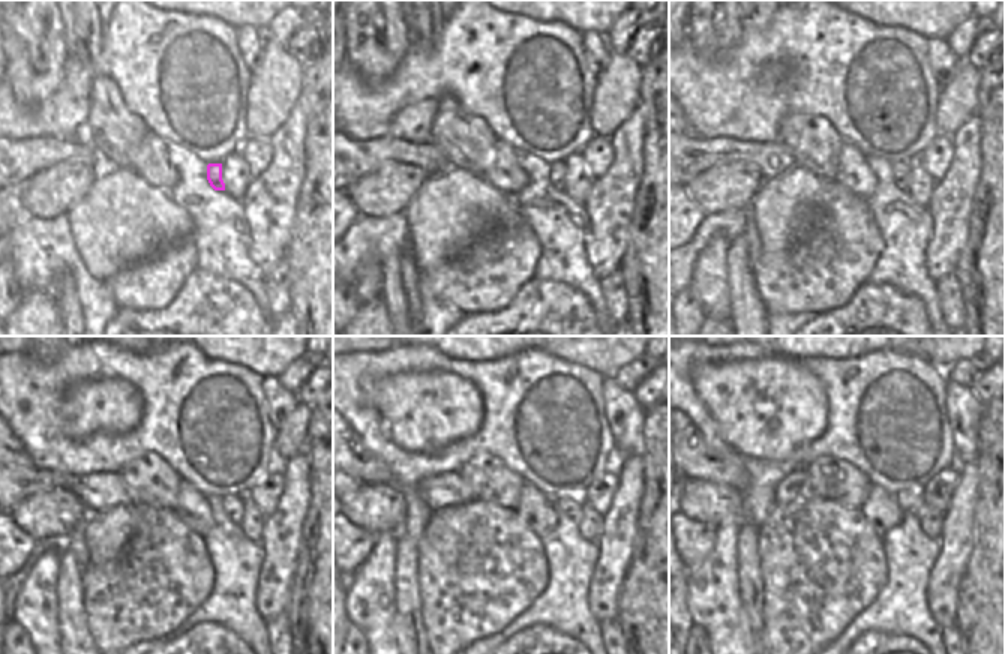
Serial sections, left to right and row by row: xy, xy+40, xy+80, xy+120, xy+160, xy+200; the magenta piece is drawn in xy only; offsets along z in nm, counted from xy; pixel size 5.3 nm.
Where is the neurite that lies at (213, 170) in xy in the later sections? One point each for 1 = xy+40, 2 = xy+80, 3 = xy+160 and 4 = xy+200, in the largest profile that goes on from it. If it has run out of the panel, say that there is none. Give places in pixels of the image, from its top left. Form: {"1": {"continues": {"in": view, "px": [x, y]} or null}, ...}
{"1": {"continues": {"in": "xy+40", "px": [557, 168]}}, "2": {"continues": {"in": "xy+80", "px": [900, 170]}}, "3": {"continues": {"in": "xy+160", "px": [572, 507]}}, "4": {"continues": {"in": "xy+200", "px": [911, 501]}}}

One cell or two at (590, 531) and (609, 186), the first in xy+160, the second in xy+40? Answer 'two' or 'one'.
two

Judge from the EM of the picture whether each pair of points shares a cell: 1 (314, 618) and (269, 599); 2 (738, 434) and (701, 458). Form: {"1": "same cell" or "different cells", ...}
{"1": "different cells", "2": "different cells"}

